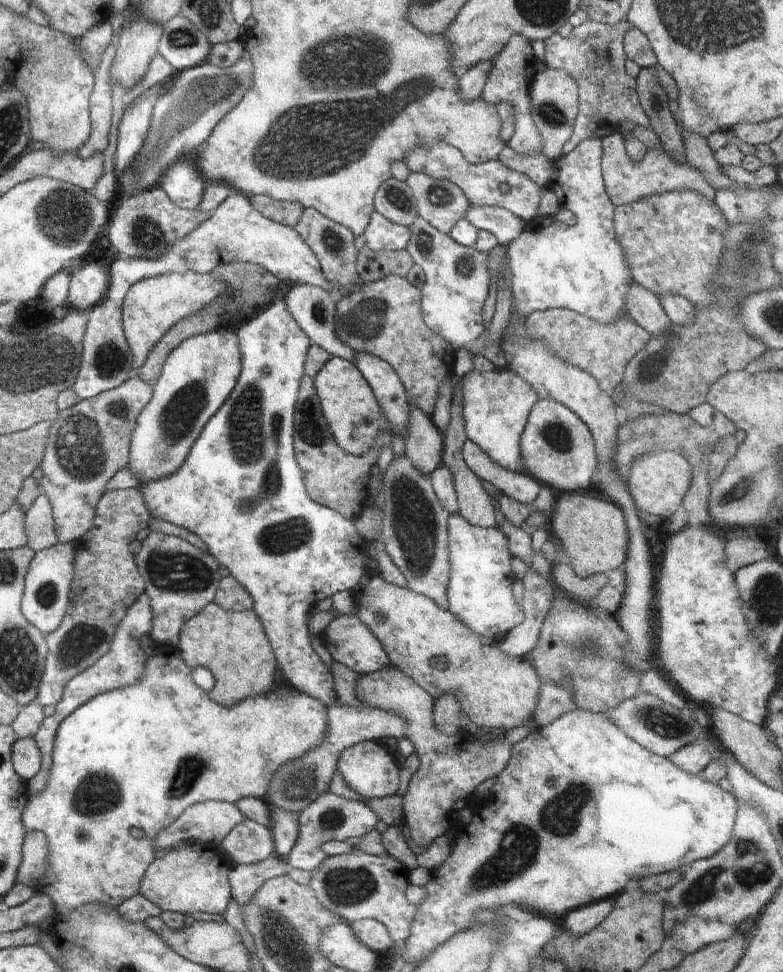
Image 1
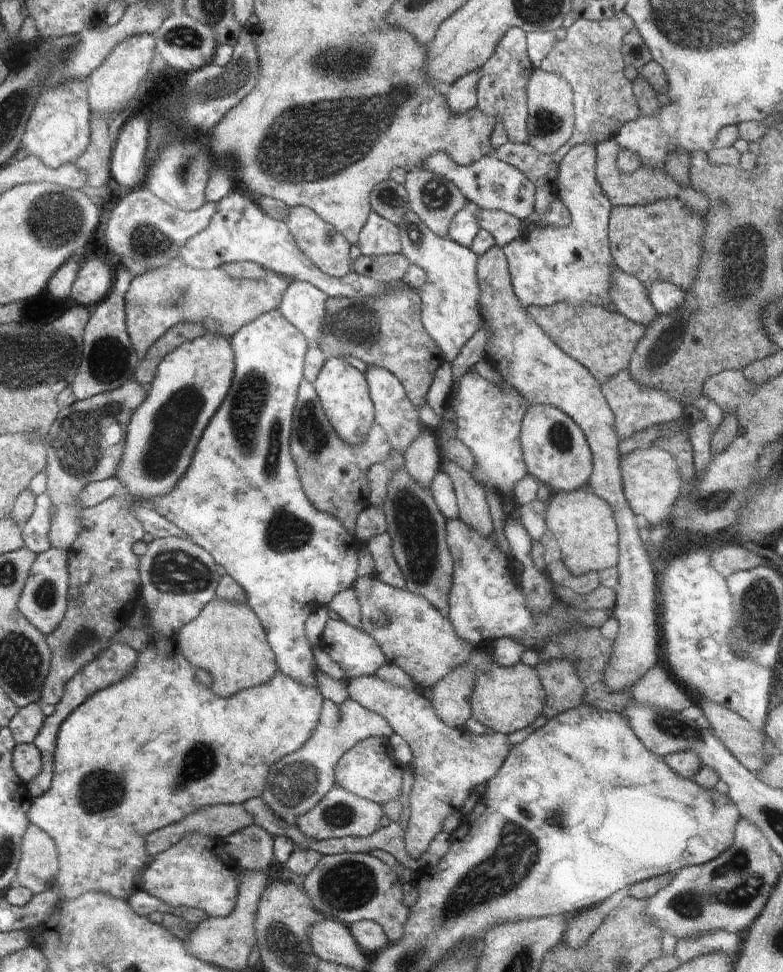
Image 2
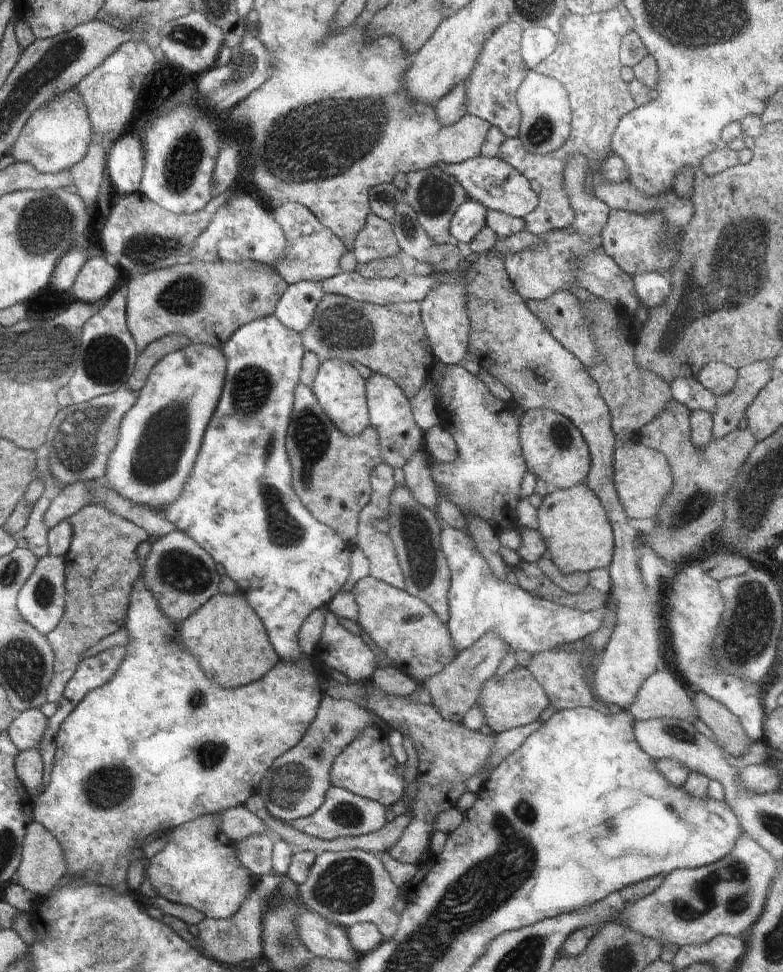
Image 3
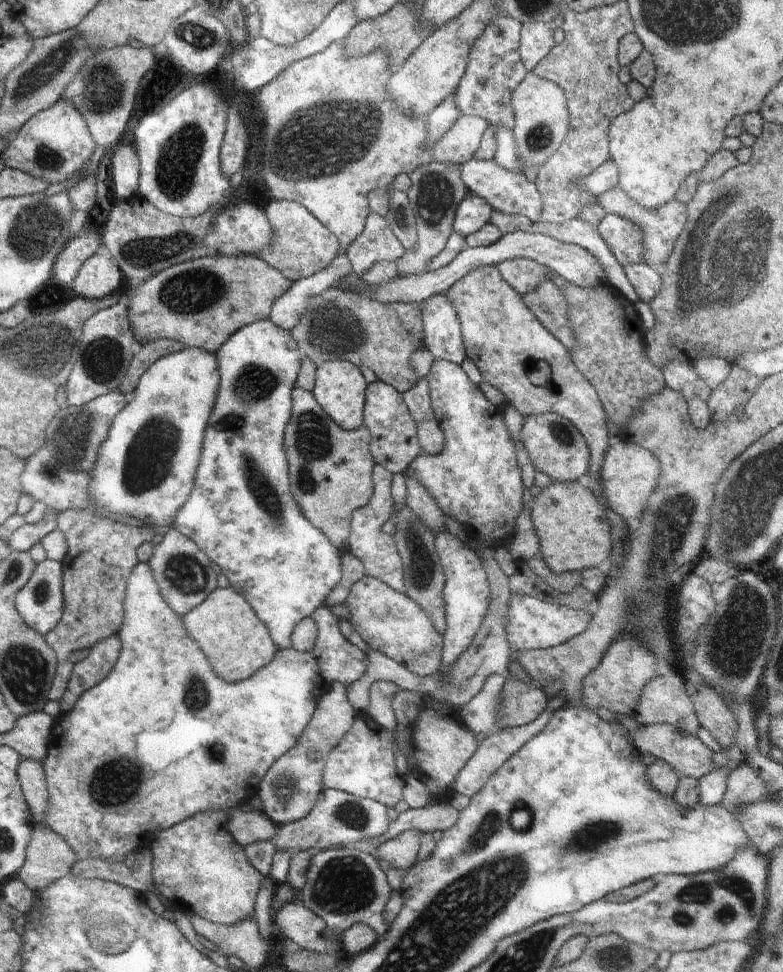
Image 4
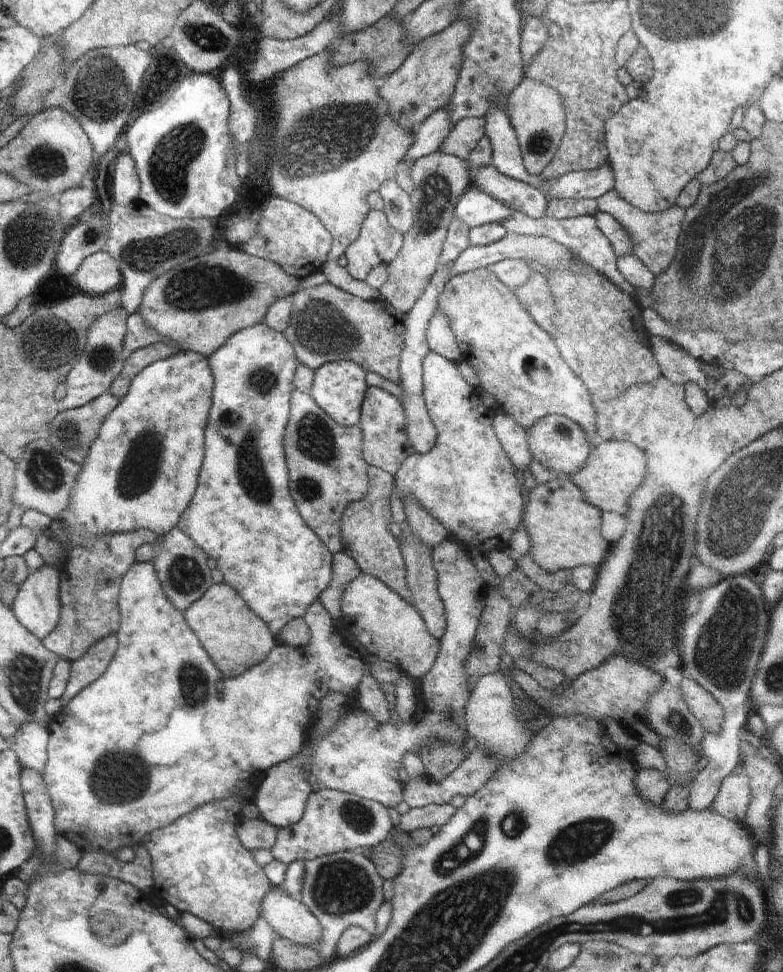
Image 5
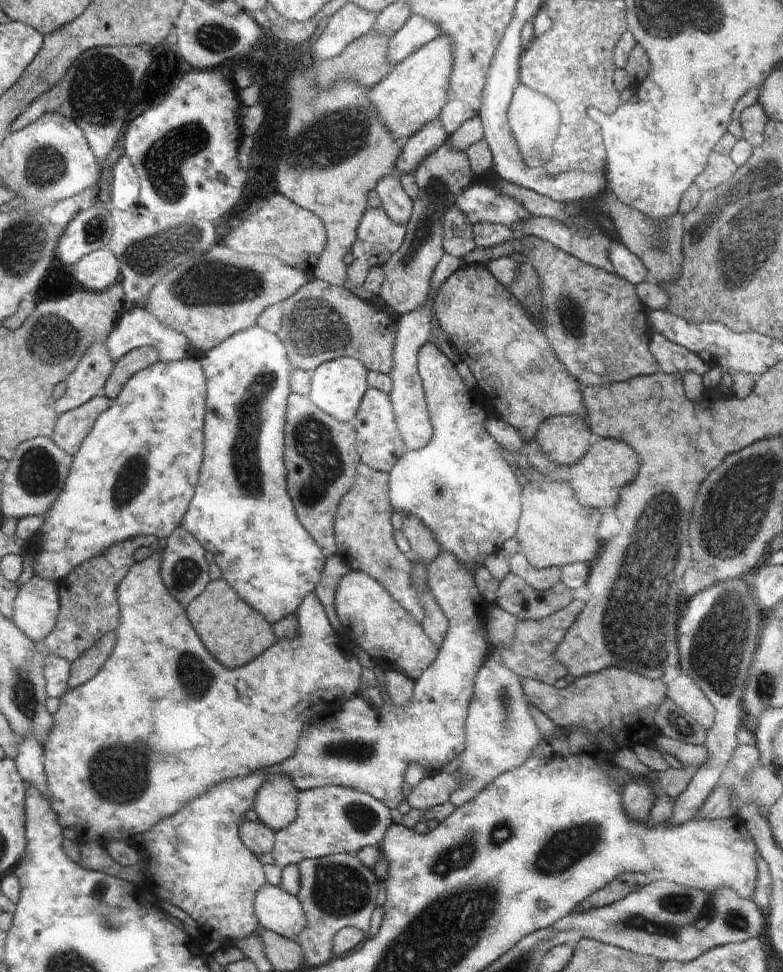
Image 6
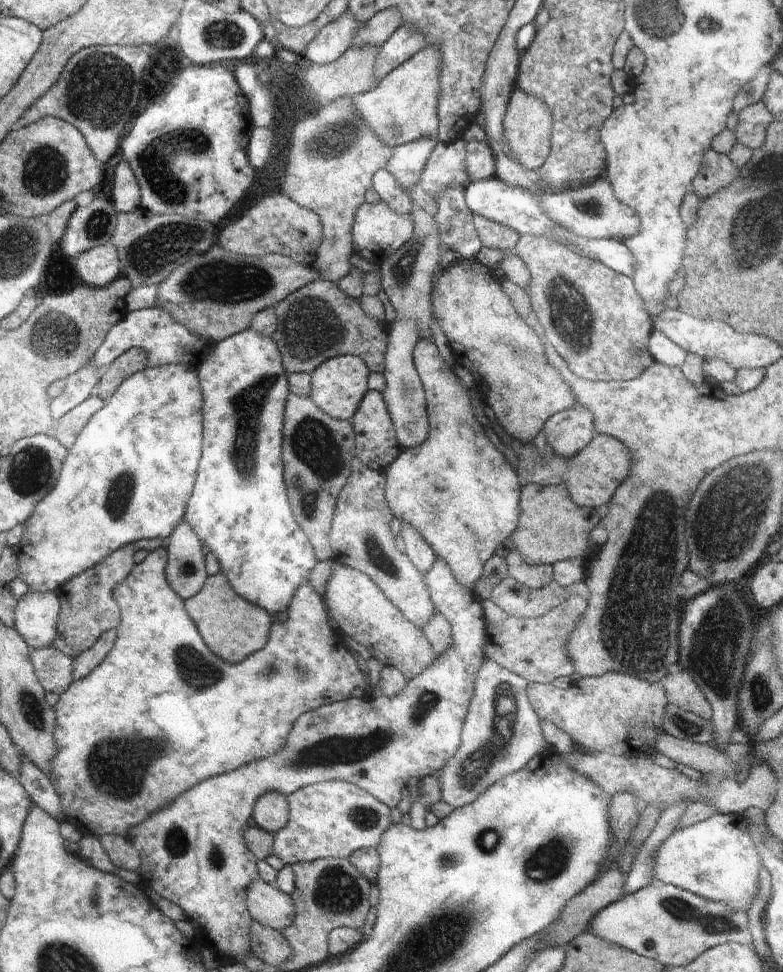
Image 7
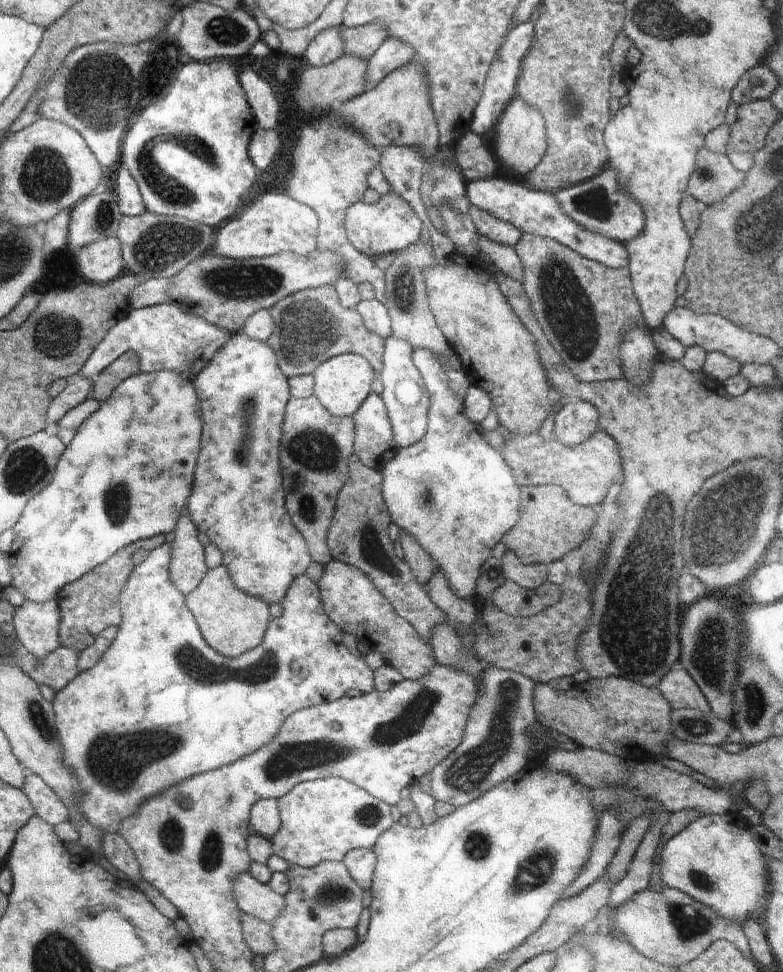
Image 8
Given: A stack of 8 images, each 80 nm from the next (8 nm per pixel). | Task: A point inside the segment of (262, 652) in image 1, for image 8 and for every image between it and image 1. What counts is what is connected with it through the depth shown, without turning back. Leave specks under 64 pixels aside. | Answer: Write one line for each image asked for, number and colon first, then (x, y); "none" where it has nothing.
2: (226, 639)
3: (230, 642)
4: (236, 642)
5: (234, 636)
6: (234, 633)
7: (233, 628)
8: (232, 622)

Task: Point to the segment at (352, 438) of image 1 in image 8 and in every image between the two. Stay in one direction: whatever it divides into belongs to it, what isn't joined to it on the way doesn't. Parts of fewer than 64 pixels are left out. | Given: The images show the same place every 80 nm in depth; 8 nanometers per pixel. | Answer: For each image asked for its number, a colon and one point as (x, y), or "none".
2: (343, 390)
3: (340, 389)
4: (340, 388)
5: (339, 387)
6: (337, 386)
7: (338, 385)
8: (341, 384)

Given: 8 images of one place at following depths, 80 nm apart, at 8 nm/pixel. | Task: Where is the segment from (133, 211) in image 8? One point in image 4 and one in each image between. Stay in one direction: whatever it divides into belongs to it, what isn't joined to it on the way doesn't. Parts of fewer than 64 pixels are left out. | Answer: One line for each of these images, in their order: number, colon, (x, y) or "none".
4: (125, 163)
5: (125, 186)
6: (126, 186)
7: (126, 194)

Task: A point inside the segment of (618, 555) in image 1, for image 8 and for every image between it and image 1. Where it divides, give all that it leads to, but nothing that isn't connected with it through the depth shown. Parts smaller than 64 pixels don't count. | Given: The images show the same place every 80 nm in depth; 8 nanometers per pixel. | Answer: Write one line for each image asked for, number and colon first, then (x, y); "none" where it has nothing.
2: (584, 526)
3: (576, 530)
4: (573, 532)
5: (564, 528)
6: (554, 529)
7: (552, 527)
8: (549, 525)

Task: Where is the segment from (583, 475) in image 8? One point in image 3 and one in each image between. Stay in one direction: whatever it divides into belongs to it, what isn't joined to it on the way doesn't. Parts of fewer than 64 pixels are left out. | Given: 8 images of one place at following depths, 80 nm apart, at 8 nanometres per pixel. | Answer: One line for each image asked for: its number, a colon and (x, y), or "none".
3: (643, 478)
4: (629, 473)
5: (615, 469)
6: (609, 464)
7: (591, 476)

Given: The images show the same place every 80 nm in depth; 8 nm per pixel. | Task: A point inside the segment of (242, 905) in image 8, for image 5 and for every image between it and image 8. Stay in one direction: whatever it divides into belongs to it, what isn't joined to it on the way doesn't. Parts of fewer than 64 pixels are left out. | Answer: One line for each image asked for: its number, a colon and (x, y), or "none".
5: (288, 917)
6: (277, 911)
7: (267, 904)

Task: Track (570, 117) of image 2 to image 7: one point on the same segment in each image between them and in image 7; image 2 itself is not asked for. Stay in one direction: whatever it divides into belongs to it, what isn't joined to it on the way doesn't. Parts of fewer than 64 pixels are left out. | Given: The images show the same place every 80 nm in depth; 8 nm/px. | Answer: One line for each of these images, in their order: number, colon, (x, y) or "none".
3: (545, 126)
4: (541, 110)
5: (535, 111)
6: (534, 119)
7: (528, 122)

